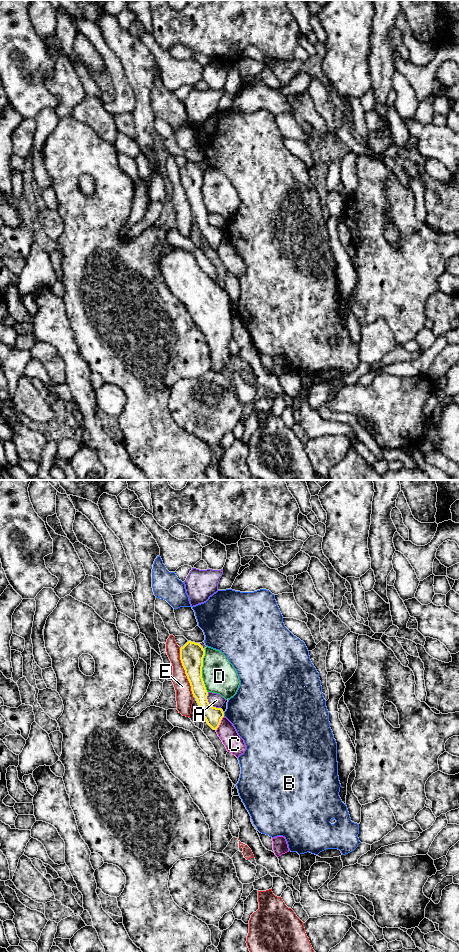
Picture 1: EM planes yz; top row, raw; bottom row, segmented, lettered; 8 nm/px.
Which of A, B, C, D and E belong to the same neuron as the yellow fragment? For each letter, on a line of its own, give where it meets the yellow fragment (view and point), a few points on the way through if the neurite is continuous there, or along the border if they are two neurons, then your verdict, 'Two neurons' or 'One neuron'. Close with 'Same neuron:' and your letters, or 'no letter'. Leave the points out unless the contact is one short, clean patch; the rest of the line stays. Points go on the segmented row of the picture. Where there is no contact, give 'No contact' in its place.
A: Touches yellow at yz (208, 703). Two neurons
B: Touches yellow at yz (223, 714). Two neurons
C: Touches yellow at yz (220, 722). Boundary: yz (223, 716), (216, 730). Two neurons
D: Touches yellow at yz (201, 671). Two neurons
E: Touches yellow at yz (185, 672). Two neurons
Same neuron: no letter

